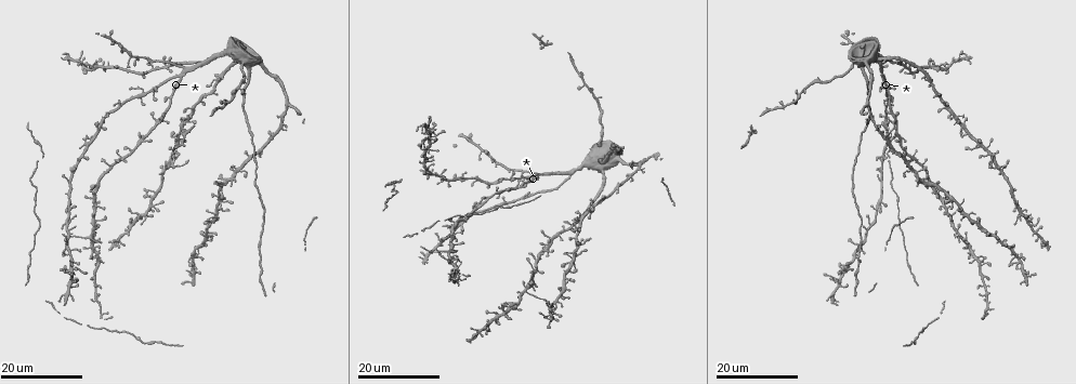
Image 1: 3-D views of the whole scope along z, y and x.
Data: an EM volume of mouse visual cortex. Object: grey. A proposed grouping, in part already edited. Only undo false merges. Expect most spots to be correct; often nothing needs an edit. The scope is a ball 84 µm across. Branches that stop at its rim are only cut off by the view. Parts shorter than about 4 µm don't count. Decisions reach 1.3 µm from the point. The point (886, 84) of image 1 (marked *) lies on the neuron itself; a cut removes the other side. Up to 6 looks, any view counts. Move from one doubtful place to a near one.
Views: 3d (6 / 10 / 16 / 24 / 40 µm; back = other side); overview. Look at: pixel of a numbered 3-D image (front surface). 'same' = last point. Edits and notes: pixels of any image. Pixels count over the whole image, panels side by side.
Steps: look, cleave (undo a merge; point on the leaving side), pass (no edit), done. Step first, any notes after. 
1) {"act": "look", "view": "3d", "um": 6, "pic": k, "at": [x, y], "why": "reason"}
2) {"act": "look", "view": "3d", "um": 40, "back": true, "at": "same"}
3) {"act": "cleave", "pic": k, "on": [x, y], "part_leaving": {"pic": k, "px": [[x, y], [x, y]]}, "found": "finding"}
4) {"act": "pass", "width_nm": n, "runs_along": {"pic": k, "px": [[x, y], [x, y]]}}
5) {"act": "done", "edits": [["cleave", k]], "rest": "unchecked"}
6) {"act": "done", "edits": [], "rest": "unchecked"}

{"act": "look", "view": "3d", "um": 24, "pic": 1, "at": [90, 238], "why": "looks like a crossing"}

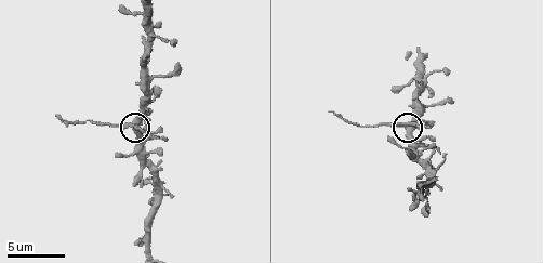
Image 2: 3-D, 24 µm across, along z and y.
{"act": "look", "view": "3d", "um": 6, "pic": 2, "at": [137, 125]}

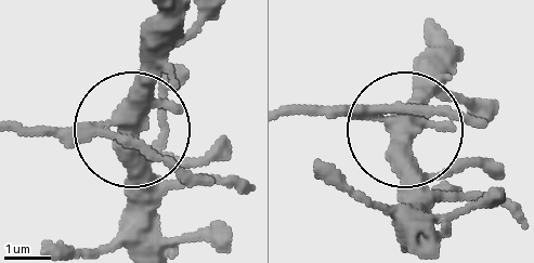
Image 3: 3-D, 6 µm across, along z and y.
{"act": "cleave", "pic": 3, "on": [25, 129], "arms": 5, "found": "a second neuron is stuck on"}

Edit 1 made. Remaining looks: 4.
{"act": "look", "view": "overview"}

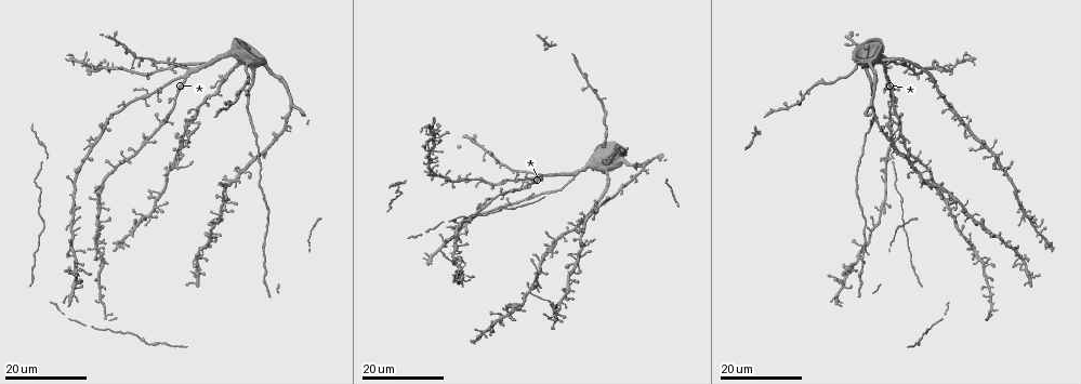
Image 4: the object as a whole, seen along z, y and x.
{"act": "look", "view": "3d", "um": 24, "pic": 4, "at": [986, 286], "why": "four-way junction"}

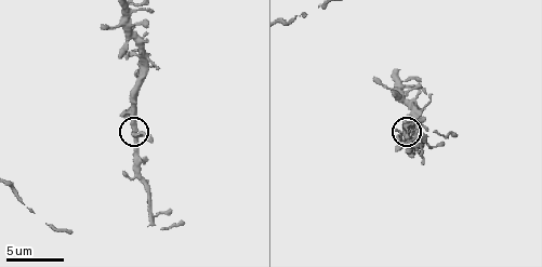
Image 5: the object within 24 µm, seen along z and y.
{"act": "look", "view": "3d", "um": 6, "pic": 5, "at": [408, 136]}

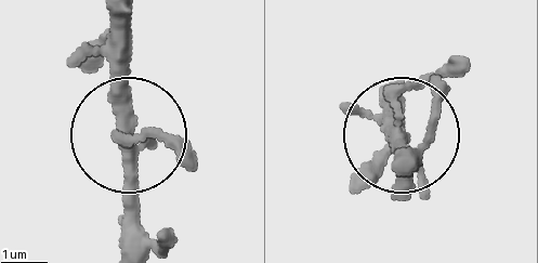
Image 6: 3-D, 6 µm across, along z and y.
{"act": "pass", "arms": 4, "runs_along": {"pic": 6, "px": [[126, 22], [121, 91], [133, 126], [121, 137], [187, 145]]}, "found": "continuous, no second neuron"}

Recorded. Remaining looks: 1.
{"act": "done", "edits": [["cleave", 3]], "rest": "unchecked"}

